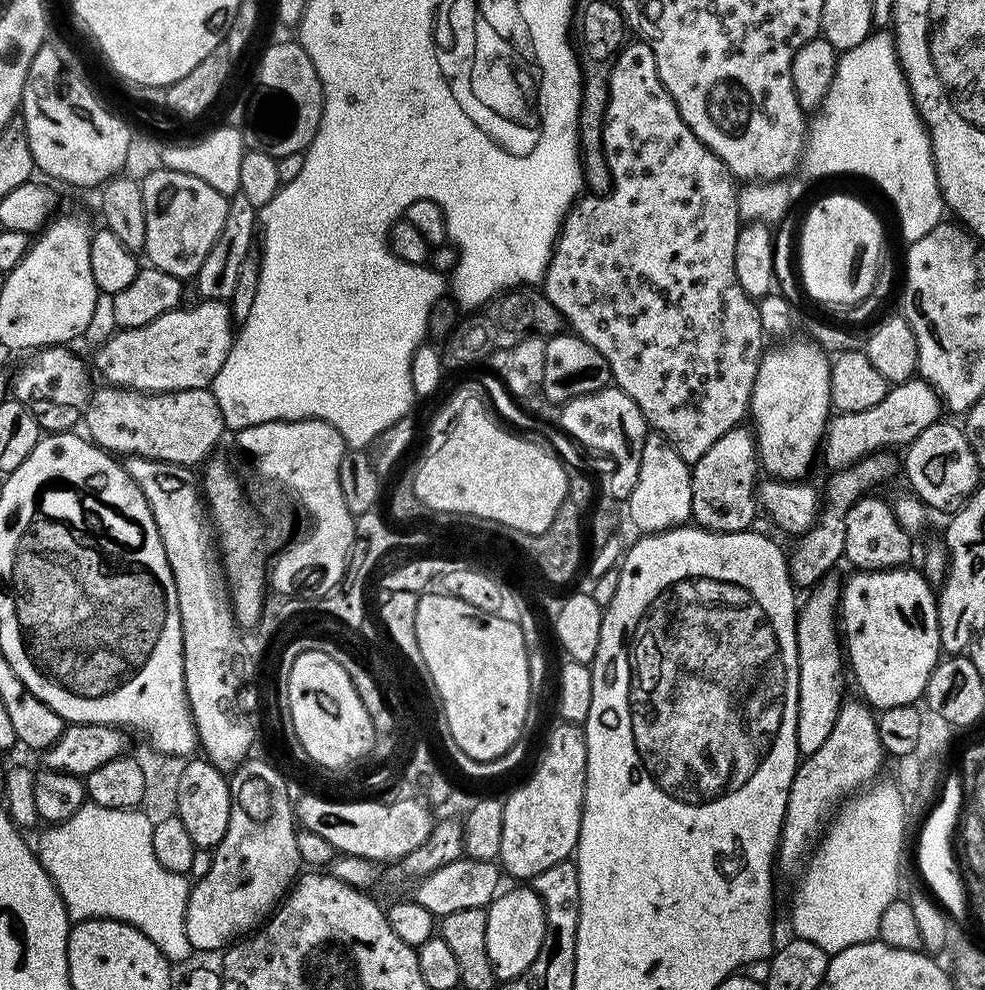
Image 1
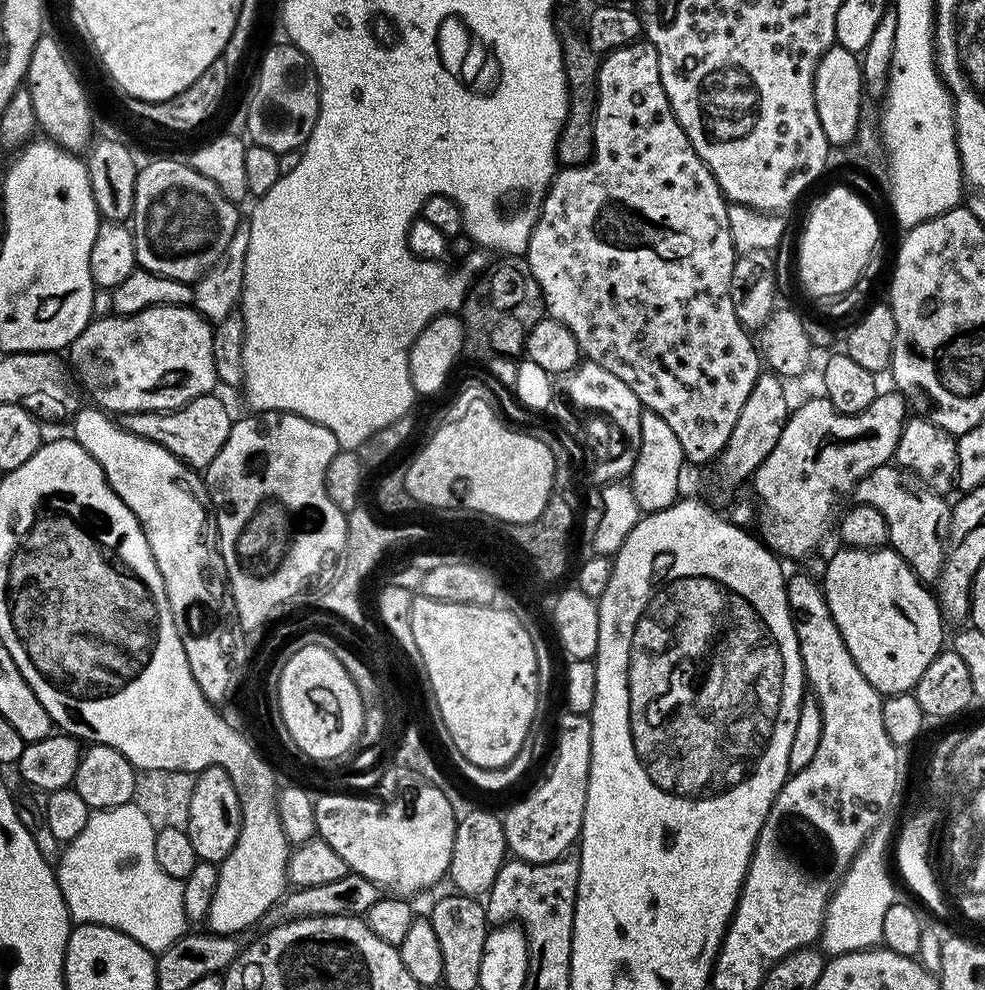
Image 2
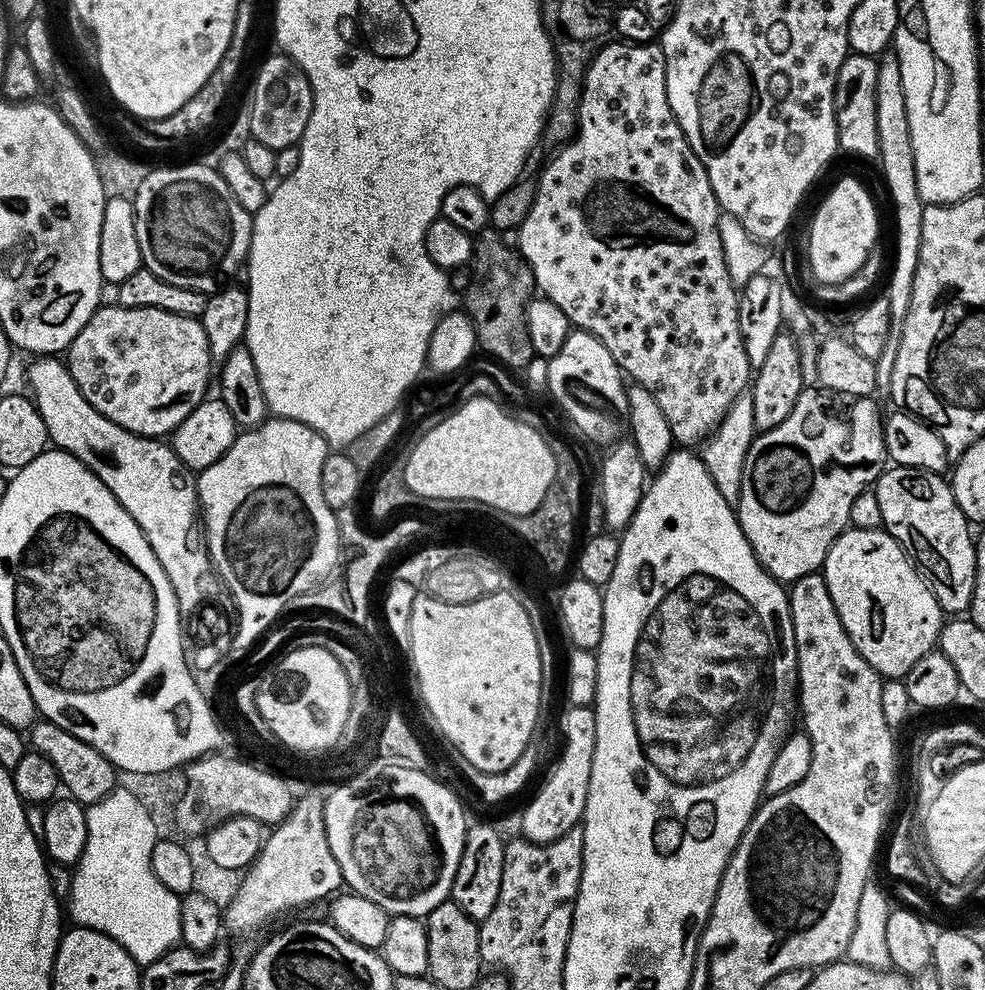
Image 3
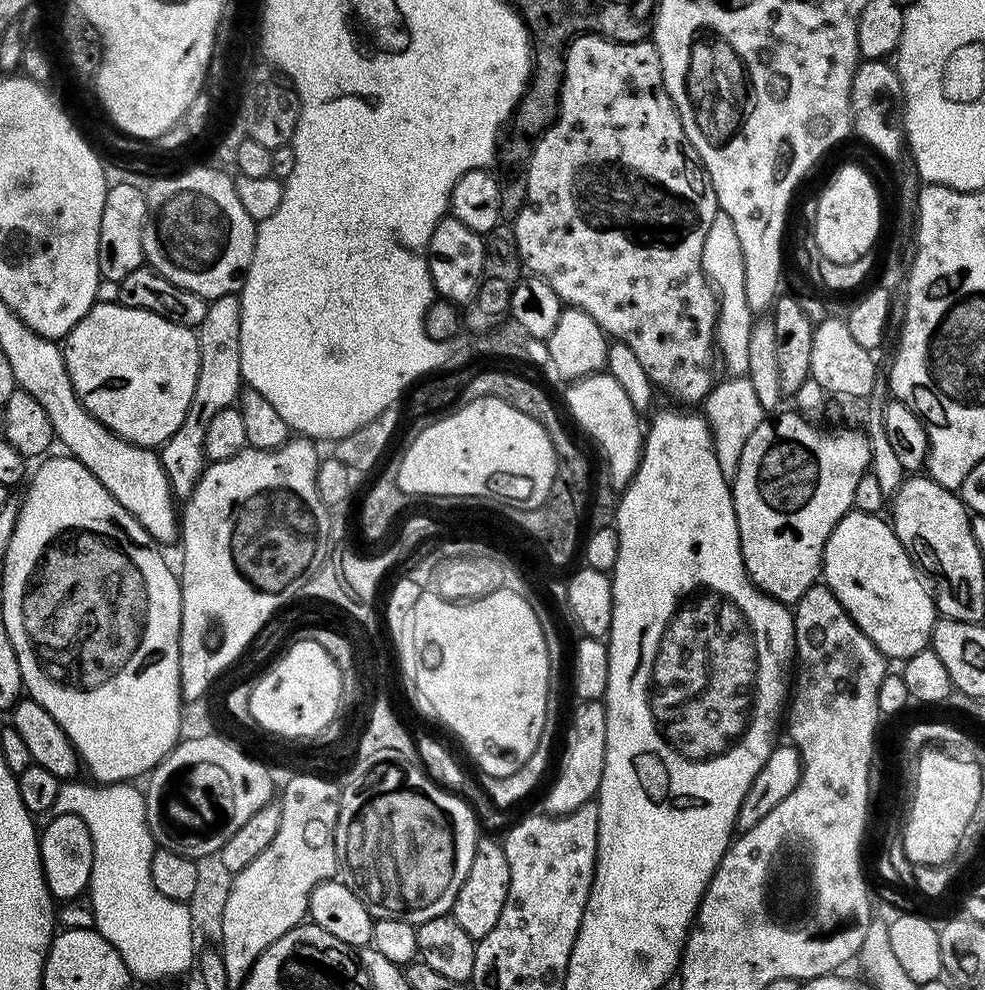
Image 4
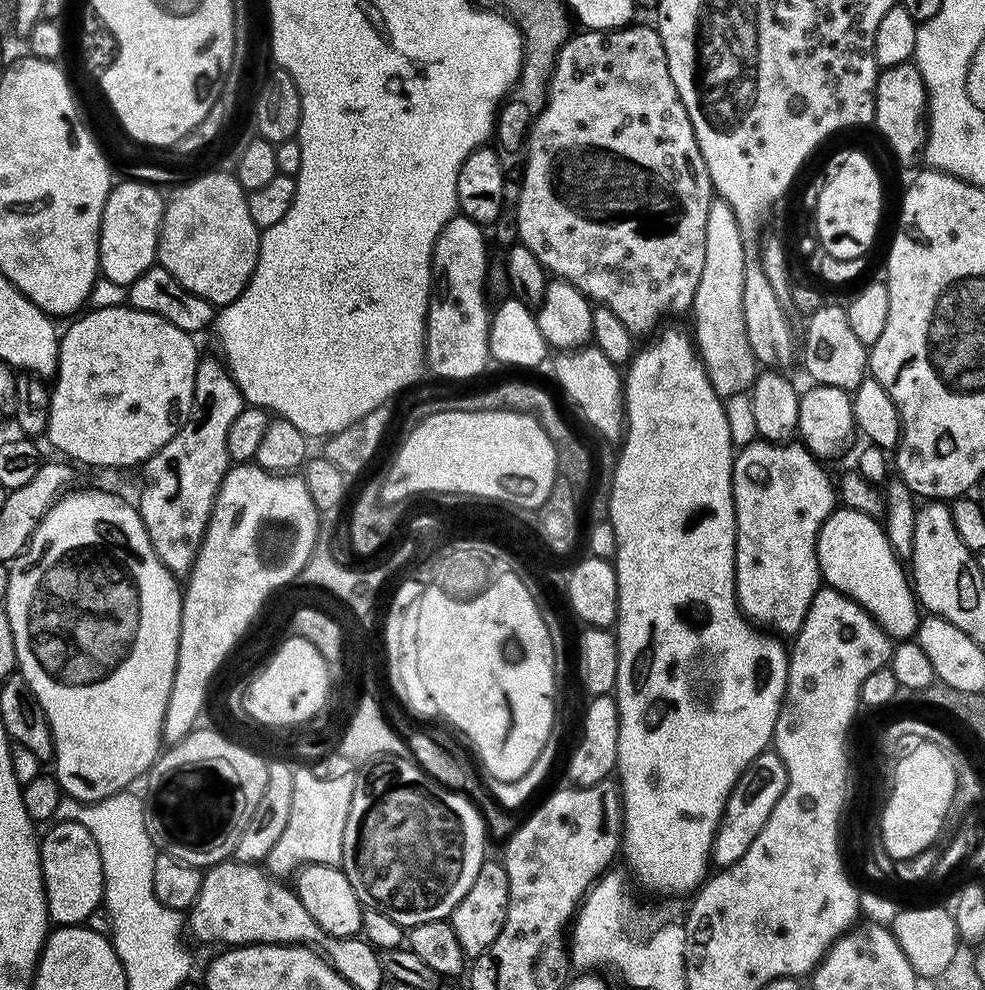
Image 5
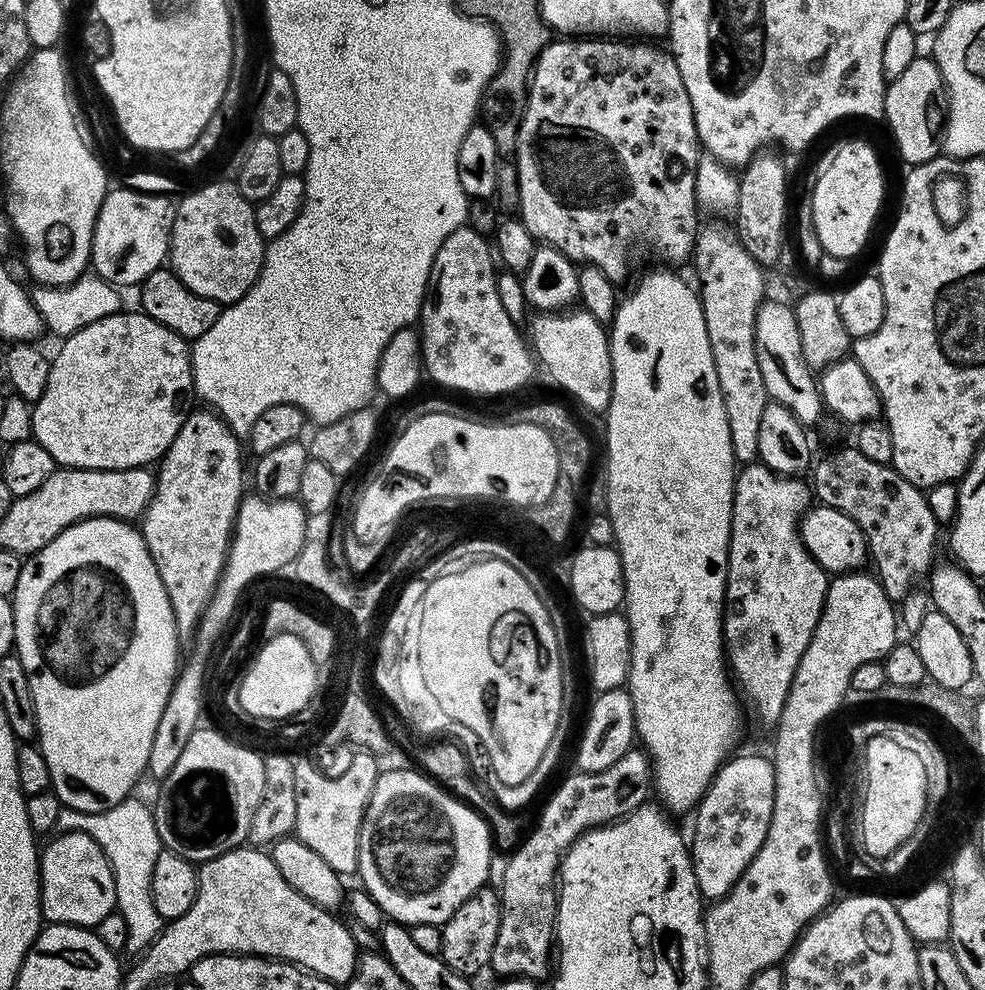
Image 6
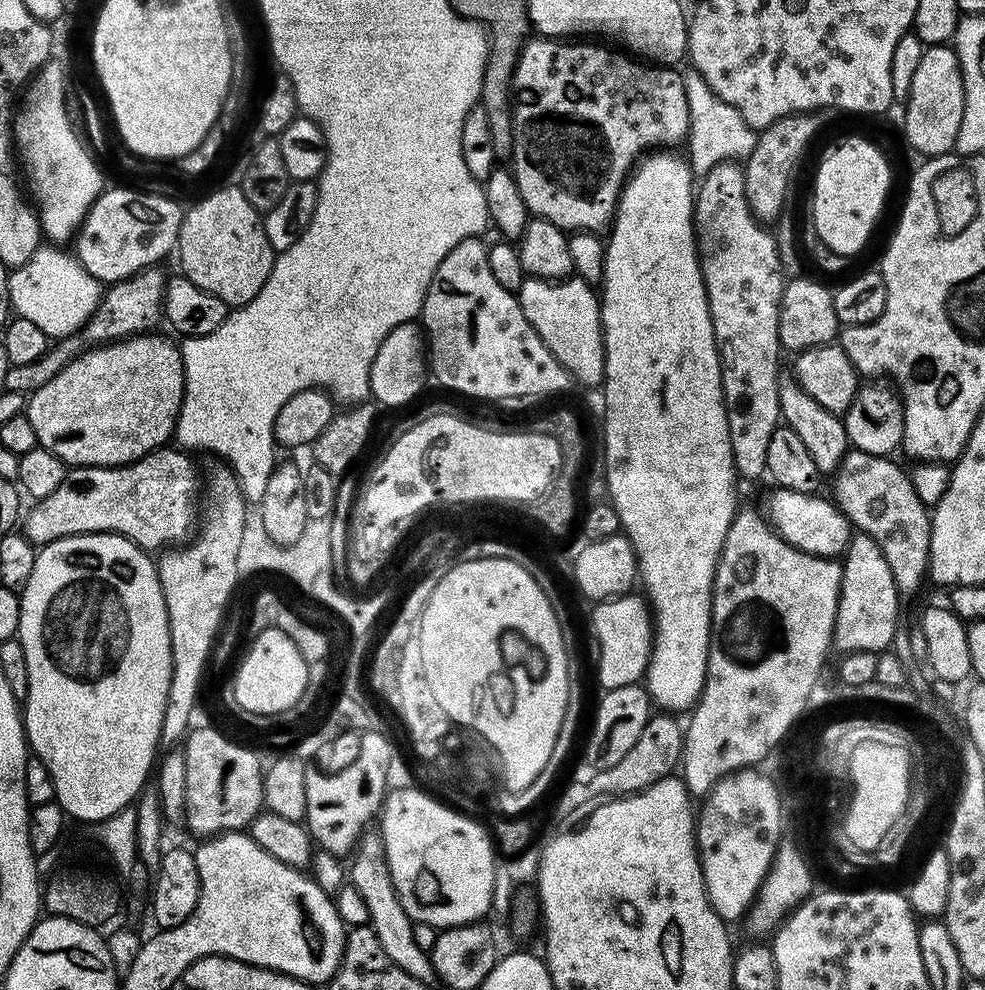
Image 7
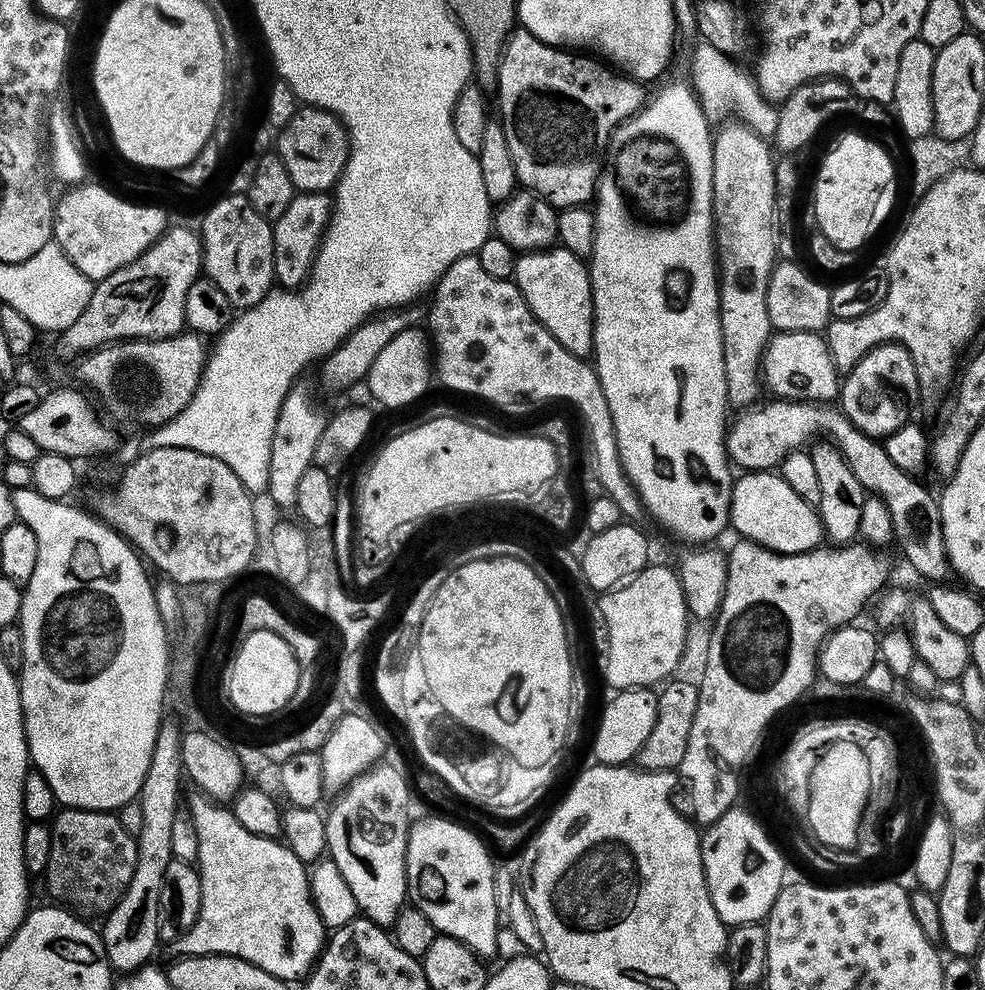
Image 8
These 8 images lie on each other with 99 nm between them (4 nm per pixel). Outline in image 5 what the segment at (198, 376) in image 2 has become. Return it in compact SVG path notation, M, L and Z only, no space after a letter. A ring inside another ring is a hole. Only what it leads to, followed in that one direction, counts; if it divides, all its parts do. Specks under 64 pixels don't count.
M127 306L92 308L72 322L68 329L63 329L60 338L60 365L54 377L56 385L53 383L50 388L46 440L61 452L61 457L77 465L93 464L96 468L143 465L178 434L192 413L198 363L193 333L178 330L166 318Z

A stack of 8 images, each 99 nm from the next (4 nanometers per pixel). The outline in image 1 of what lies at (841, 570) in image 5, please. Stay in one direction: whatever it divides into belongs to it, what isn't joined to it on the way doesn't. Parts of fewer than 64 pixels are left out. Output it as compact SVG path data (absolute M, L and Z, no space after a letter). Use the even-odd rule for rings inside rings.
M912 566L860 570L855 574L857 576L843 581L838 616L842 621L842 644L846 649L846 660L850 672L852 668L856 675L856 684L861 692L859 695L876 710L916 704L919 696L921 699L927 693L930 674L942 659L936 613L937 593Z

